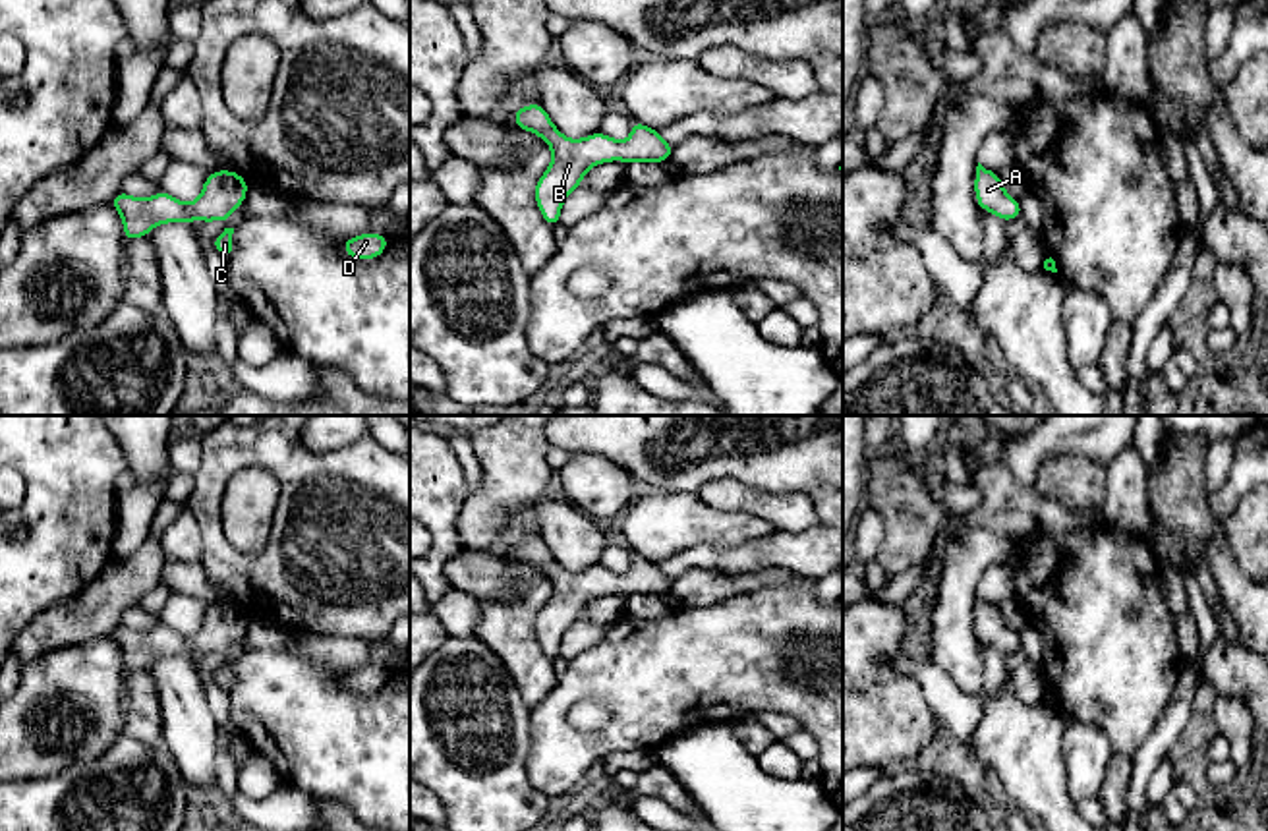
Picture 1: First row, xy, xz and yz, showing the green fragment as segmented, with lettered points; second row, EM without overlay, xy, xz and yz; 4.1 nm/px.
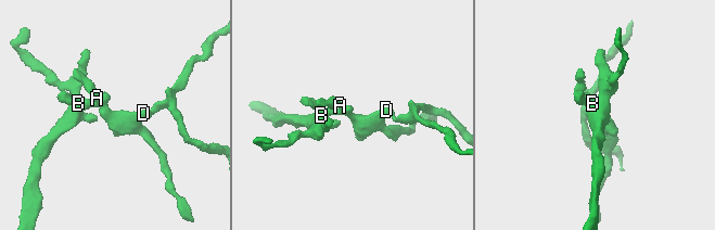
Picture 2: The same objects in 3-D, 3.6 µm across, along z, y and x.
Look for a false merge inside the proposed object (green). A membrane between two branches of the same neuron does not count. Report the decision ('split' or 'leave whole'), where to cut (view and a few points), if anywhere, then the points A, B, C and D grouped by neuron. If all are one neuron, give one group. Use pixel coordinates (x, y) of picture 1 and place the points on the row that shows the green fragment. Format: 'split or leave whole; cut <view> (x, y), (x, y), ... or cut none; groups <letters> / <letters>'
leave whole; cut none; groups A B C D

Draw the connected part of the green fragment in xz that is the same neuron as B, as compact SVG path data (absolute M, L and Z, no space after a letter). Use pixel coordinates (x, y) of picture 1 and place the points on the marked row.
M535 102L512 114L514 126L545 139L551 147L551 164L535 184L533 197L543 220L549 226L561 222L564 199L582 184L586 172L601 162L665 162L673 155L673 145L661 133L632 120L626 141L617 141L601 131L584 139L564 137L551 122L545 108Z

